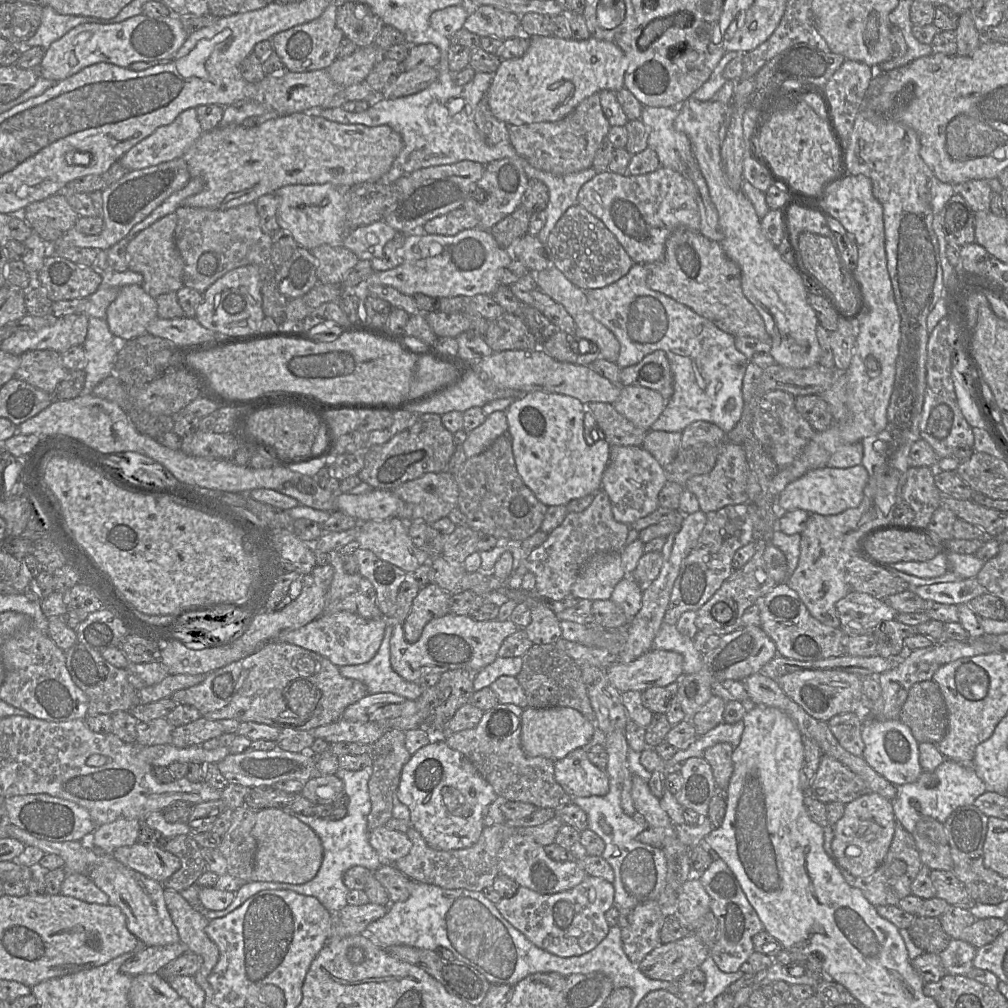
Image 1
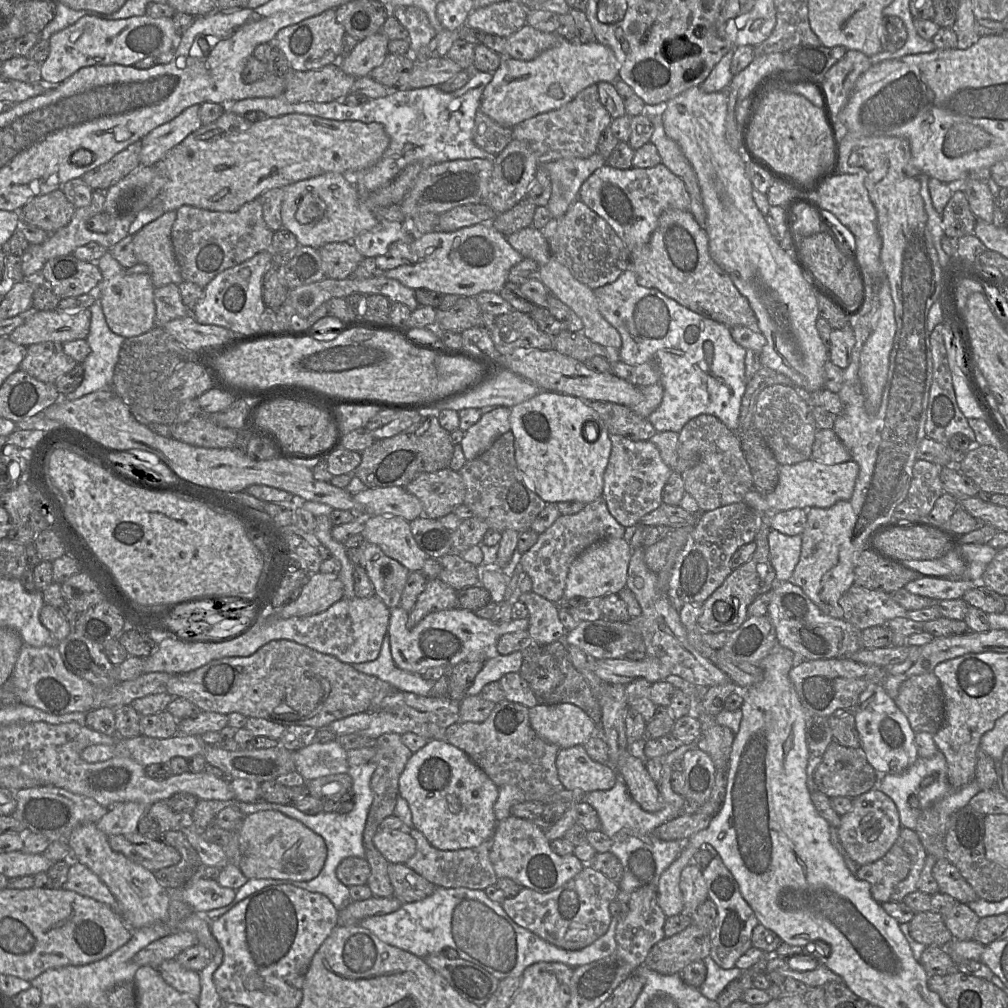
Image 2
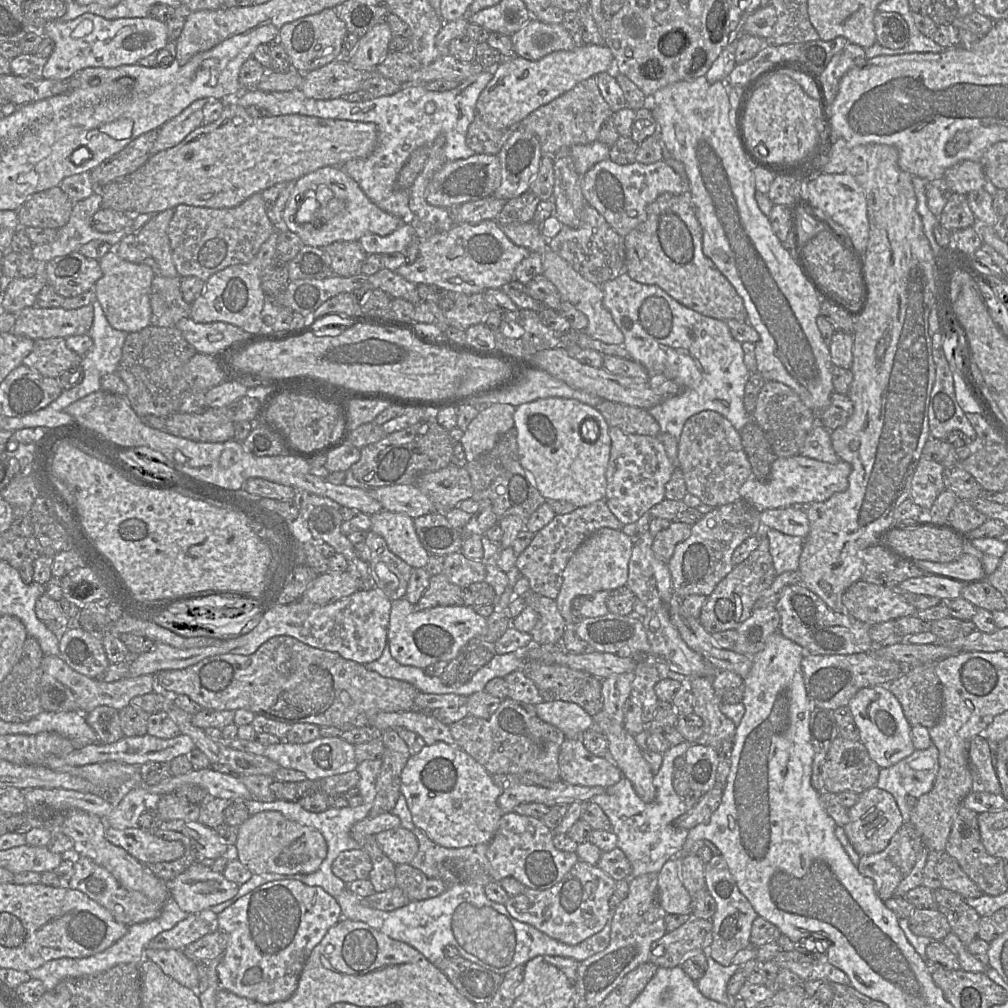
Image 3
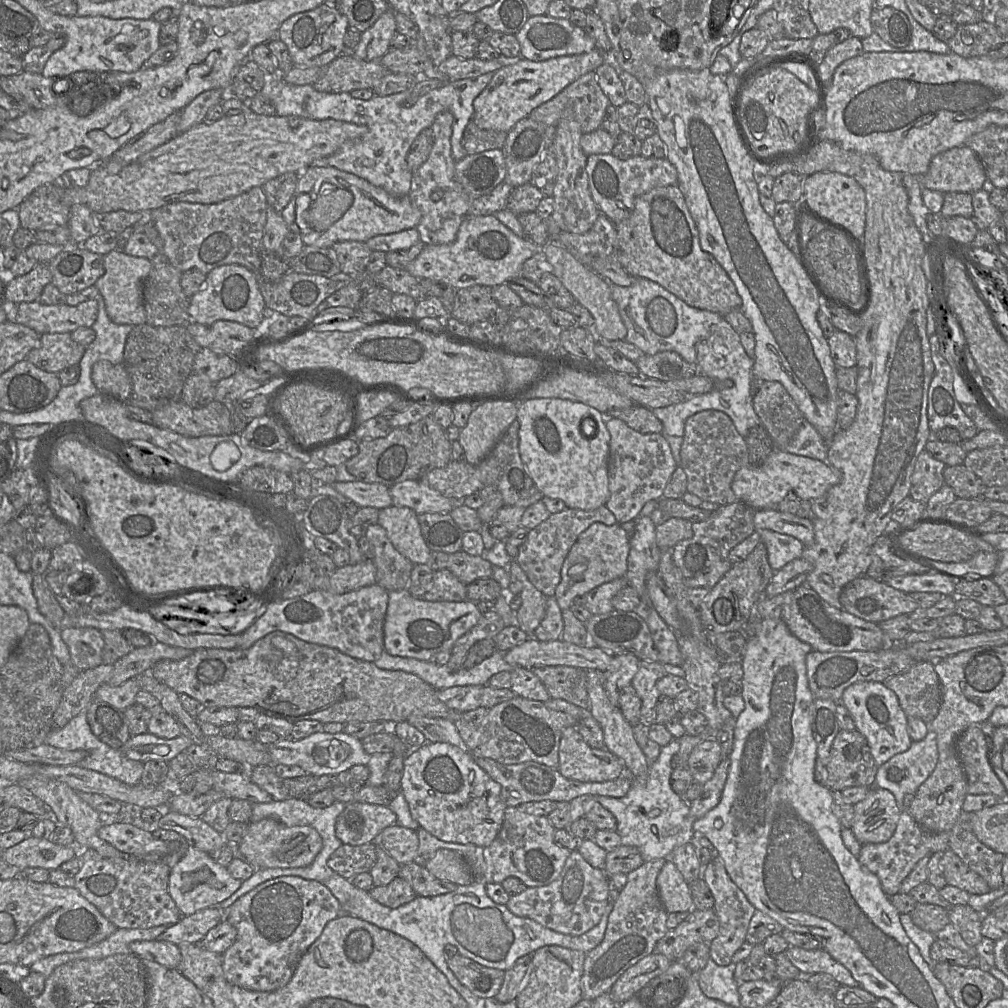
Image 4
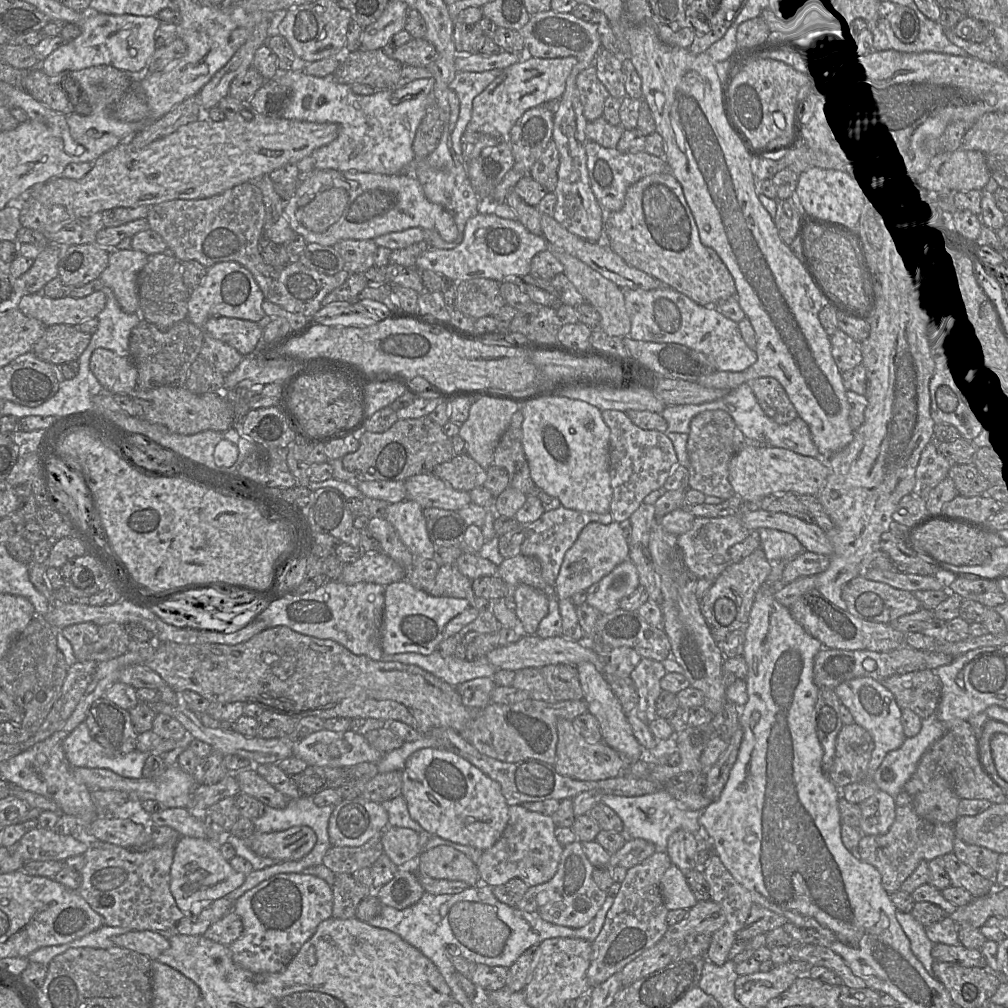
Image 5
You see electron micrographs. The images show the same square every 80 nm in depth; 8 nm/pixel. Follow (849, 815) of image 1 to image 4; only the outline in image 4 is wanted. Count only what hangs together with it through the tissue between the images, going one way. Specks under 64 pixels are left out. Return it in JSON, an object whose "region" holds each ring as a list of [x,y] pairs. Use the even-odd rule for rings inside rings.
{"region":[[[877,786],[869,788],[867,796],[853,806],[854,818],[850,829],[862,845],[884,843],[893,836],[901,811],[889,790]]]}

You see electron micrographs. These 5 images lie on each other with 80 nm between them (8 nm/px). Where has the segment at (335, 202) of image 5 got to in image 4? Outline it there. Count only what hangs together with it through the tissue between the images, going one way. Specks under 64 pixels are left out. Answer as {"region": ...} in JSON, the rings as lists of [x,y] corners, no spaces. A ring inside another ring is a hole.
{"region":[[[337,188],[328,194],[318,195],[303,218],[316,232],[324,232],[344,215],[352,203],[353,194]]]}

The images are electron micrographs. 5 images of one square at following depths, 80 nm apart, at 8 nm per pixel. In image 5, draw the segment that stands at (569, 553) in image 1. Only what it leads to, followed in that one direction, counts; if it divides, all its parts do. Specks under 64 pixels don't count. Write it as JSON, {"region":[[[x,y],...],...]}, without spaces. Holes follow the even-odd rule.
{"region":[[[561,505],[554,510],[545,511],[536,521],[522,525],[524,540],[520,554],[537,558],[541,564],[543,579],[548,585],[554,587],[565,553],[574,544],[582,529],[591,522],[609,524],[612,521],[614,520],[610,512],[603,514],[582,512]]]}

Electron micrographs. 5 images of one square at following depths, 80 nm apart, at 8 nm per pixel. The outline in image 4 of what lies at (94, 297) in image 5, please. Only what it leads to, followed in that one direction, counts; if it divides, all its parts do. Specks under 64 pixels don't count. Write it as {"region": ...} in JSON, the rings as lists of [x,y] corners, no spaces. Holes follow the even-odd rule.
{"region":[[[90,299],[76,306],[66,303],[46,305],[39,300],[21,302],[12,309],[12,318],[38,334],[71,333],[80,327],[92,327],[98,315],[98,302]]]}

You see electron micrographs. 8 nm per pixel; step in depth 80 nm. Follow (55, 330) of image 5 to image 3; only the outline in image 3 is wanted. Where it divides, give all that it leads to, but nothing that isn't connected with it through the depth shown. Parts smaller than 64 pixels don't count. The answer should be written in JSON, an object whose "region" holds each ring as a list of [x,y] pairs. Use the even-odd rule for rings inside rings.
{"region":[[[53,337],[34,340],[32,351],[23,364],[46,377],[57,378],[60,373],[81,364],[82,357],[66,345],[66,339]]]}

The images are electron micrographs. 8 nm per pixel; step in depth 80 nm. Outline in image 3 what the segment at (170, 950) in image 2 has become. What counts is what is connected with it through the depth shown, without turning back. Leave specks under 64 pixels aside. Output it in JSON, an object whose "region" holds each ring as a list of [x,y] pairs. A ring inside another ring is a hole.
{"region":[[[189,914],[173,928],[158,934],[148,943],[147,947],[158,950],[183,950],[213,929],[215,929],[213,924],[203,920],[199,914]]]}

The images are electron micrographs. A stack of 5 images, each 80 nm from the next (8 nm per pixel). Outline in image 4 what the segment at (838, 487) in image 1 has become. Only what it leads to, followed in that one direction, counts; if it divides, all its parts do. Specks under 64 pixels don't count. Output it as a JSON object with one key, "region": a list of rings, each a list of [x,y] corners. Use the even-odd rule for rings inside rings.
{"region":[[[775,449],[761,465],[740,468],[734,475],[731,488],[737,500],[753,510],[768,510],[775,509],[787,495],[809,501],[820,498],[841,481],[841,471],[829,463]]]}

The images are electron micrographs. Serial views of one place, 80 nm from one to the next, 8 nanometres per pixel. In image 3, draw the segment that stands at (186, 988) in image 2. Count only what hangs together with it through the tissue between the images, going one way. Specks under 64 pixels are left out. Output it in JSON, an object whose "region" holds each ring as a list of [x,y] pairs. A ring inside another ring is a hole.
{"region":[[[146,947],[144,958],[156,963],[166,975],[182,986],[197,991],[199,985],[197,963],[188,959],[182,950]]]}

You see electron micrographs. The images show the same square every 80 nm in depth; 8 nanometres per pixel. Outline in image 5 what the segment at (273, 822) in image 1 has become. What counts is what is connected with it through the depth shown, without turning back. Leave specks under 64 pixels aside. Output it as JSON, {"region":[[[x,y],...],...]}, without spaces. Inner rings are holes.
{"region":[[[295,826],[284,831],[254,832],[248,839],[249,848],[259,856],[277,862],[302,859],[316,844],[316,834],[308,826]]]}

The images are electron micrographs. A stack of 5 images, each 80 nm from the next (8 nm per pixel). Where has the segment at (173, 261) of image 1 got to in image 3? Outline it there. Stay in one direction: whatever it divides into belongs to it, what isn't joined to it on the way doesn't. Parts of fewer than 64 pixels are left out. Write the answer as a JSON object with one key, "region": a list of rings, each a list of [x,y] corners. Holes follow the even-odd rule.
{"region":[[[174,209],[154,214],[150,221],[136,232],[138,242],[143,246],[143,250],[157,262],[157,274],[169,278],[179,276],[173,262],[167,233],[173,216]]]}

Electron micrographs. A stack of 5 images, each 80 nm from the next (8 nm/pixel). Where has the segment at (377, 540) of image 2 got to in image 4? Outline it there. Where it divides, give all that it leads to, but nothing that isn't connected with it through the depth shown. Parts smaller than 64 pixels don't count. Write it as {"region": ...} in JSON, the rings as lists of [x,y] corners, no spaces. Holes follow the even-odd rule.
{"region":[[[388,506],[379,510],[377,523],[386,530],[387,536],[395,549],[414,565],[428,563],[432,551],[425,543],[418,521],[418,514],[414,510],[403,506]]]}

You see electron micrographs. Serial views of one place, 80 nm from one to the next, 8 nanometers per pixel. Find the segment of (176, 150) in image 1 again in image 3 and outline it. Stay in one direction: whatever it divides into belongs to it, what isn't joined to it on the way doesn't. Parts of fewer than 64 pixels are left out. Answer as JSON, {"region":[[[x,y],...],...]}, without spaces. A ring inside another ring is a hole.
{"region":[[[205,98],[194,101],[175,118],[163,124],[158,129],[158,137],[151,150],[151,156],[176,146],[192,131],[203,125],[203,109],[208,101]]]}

